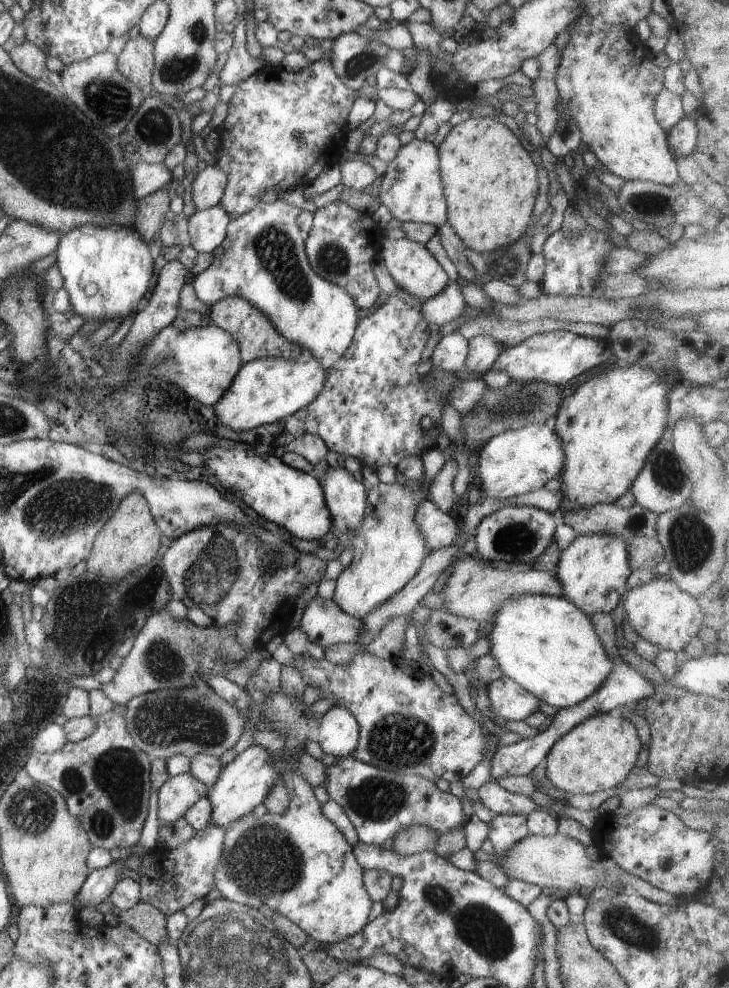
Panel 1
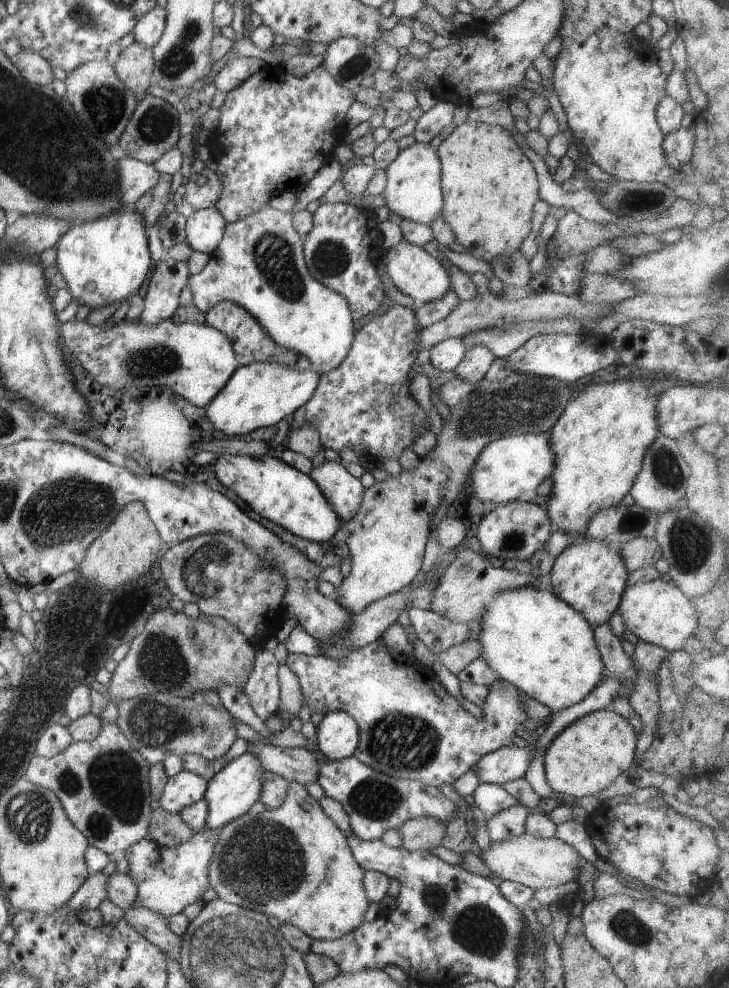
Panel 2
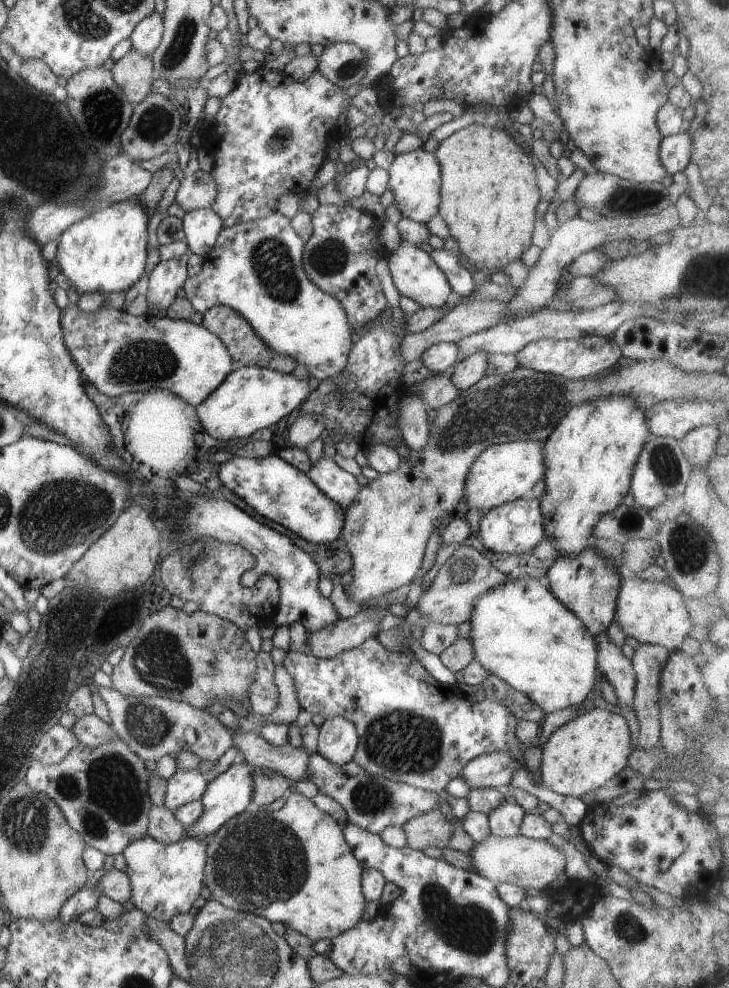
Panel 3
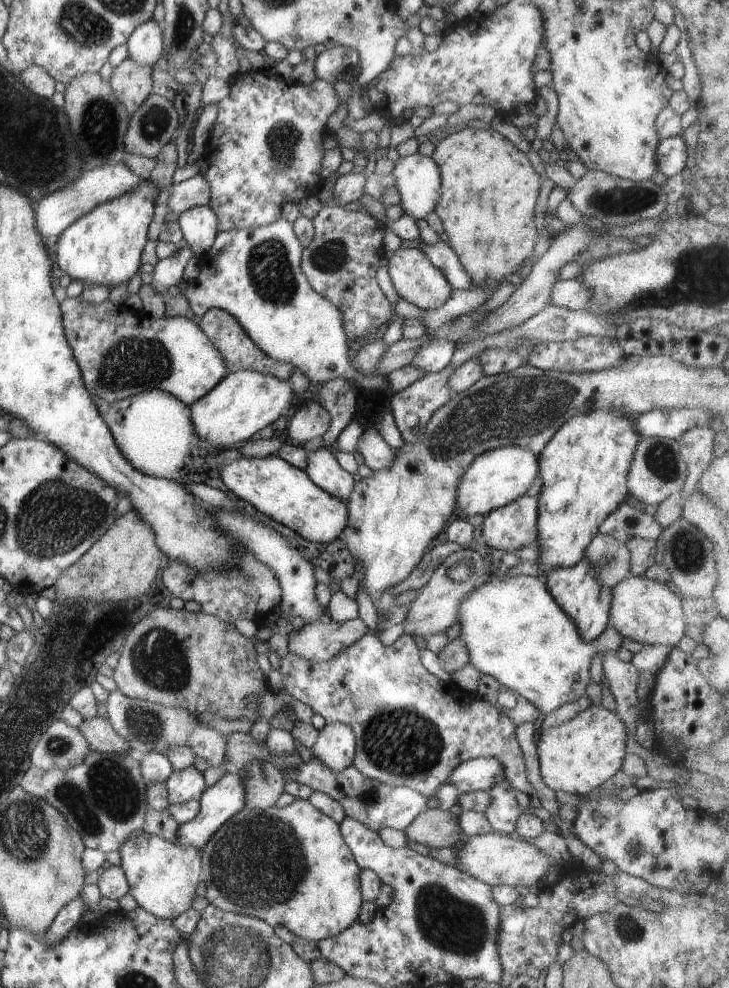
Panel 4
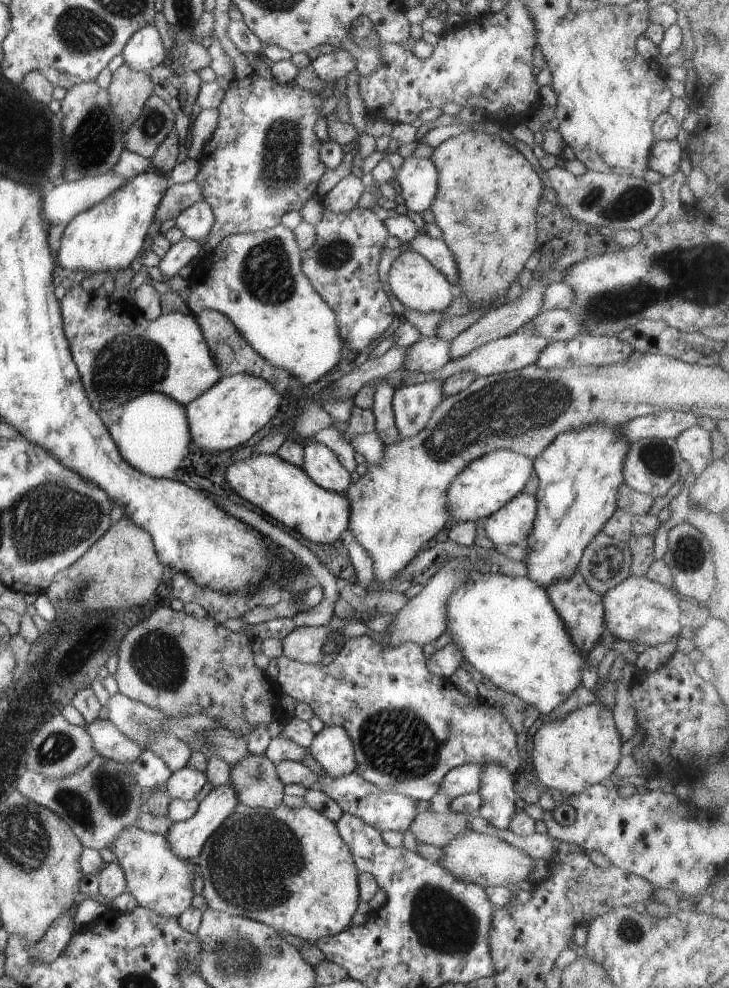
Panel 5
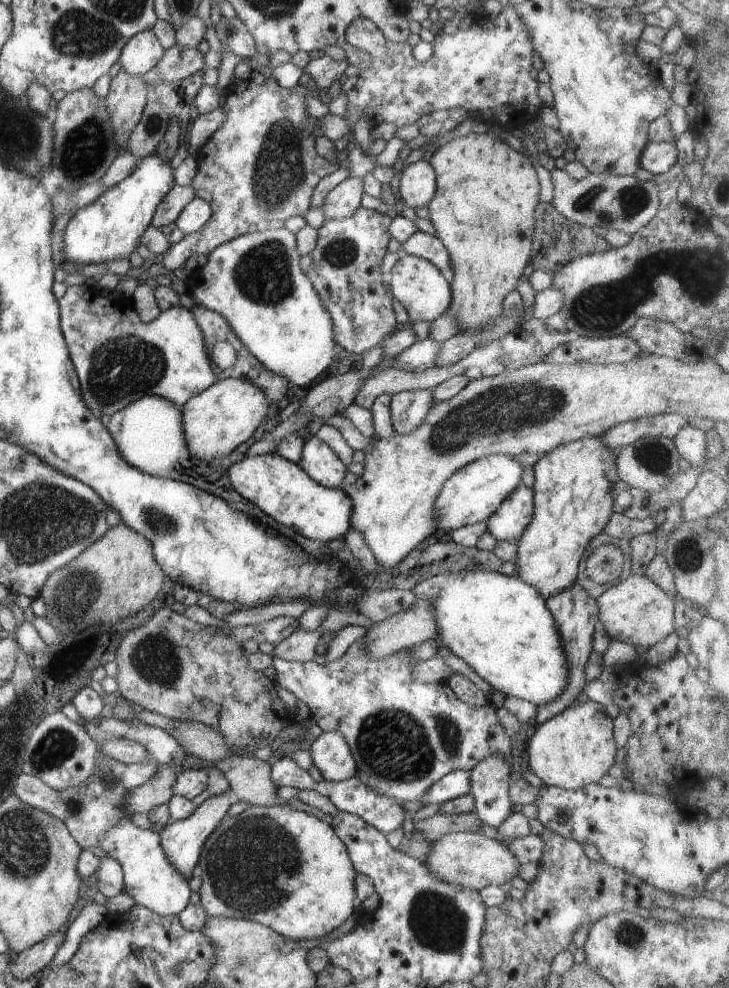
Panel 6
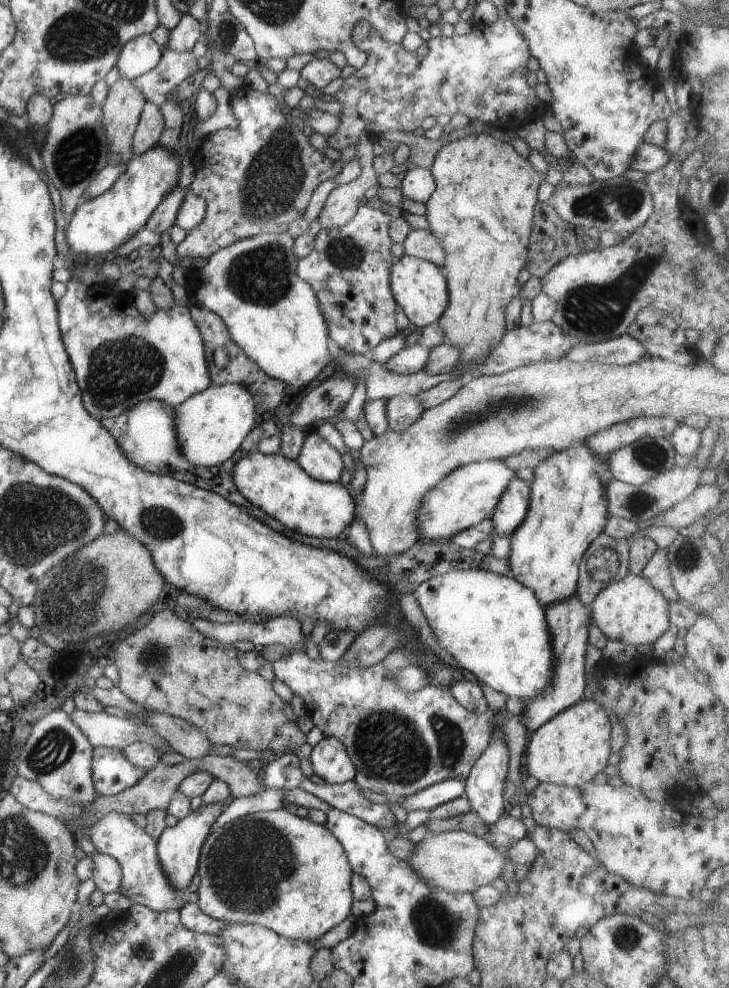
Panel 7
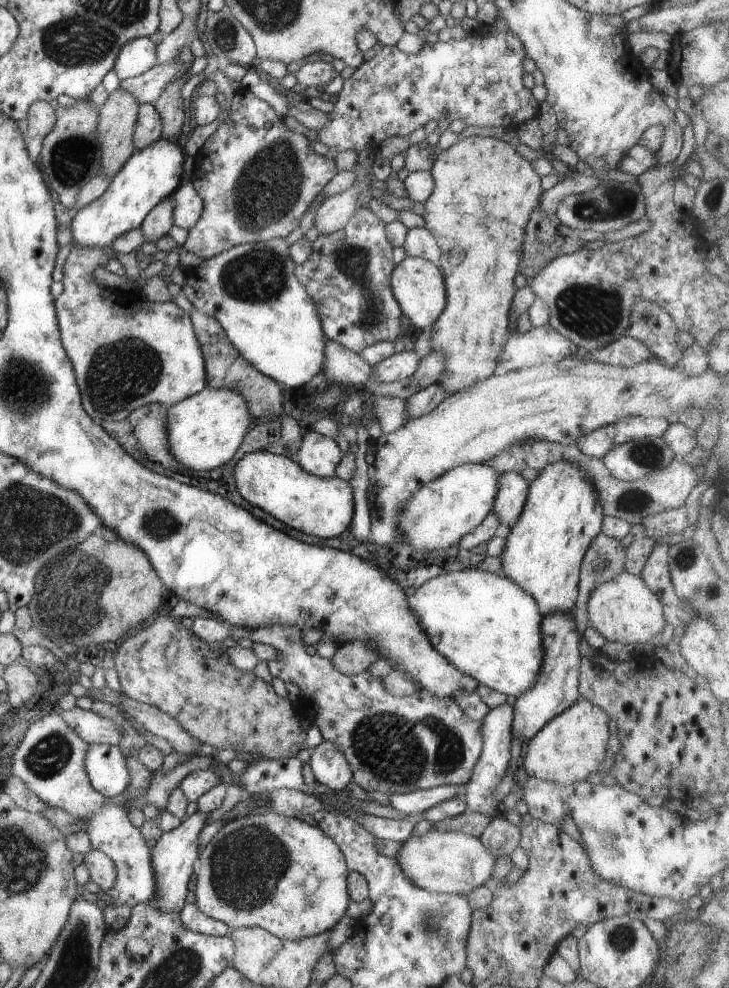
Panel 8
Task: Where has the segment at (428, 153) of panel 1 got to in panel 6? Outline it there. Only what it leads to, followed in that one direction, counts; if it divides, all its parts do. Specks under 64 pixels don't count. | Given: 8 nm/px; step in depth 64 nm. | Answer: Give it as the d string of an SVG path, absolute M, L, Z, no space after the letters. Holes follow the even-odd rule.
M426 160L406 166L397 177L395 191L406 207L418 209L428 207L437 190L436 172Z

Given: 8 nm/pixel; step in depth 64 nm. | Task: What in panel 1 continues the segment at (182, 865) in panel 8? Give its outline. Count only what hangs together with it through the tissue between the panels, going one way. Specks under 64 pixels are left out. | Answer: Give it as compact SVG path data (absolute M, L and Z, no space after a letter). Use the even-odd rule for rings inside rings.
M252 745L244 752L237 754L231 763L222 768L220 778L216 778L216 782L209 787L206 794L206 798L212 804L210 822L216 826L226 826L245 814L254 813L255 807L262 804L270 788L276 784L276 778L281 778L281 775L274 770L272 754L268 749L261 745Z

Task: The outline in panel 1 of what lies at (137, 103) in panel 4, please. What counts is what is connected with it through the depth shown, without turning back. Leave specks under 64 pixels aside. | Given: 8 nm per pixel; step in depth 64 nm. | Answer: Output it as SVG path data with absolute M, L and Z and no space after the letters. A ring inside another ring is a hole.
M136 34L130 41L126 41L116 60L118 72L136 84L145 93L149 93L154 70L154 43L150 38Z

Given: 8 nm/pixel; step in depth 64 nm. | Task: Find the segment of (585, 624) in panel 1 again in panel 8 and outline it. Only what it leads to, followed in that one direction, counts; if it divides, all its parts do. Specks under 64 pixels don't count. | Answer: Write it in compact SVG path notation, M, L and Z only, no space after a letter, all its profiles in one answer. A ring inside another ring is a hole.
M482 569L440 573L417 588L409 597L409 604L436 652L456 666L456 670L474 678L478 684L518 698L536 683L536 674L540 674L544 660L540 634L543 617L530 593L522 590L510 578Z

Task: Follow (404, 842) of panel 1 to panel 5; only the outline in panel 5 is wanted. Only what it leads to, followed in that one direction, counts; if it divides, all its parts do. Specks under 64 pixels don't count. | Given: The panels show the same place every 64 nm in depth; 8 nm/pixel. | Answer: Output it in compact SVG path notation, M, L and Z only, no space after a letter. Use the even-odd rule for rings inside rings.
M427 810L417 814L410 826L417 843L425 843L444 849L455 837L469 832L467 816L454 813L436 813Z

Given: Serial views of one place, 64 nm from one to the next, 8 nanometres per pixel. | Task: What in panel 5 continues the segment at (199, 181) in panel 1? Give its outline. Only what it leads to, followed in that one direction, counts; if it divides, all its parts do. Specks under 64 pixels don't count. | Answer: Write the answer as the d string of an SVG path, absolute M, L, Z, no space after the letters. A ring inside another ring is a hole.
M196 180L168 186L155 213L155 219L164 222L177 218L184 210L203 200L203 191Z

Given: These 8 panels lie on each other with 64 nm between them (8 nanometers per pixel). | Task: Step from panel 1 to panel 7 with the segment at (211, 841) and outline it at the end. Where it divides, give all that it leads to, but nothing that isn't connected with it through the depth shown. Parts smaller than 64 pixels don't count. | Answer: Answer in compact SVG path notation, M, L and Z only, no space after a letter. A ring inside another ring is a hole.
M108 812L99 816L92 826L90 840L97 852L111 856L120 864L122 878L116 892L126 896L133 904L147 906L156 911L180 910L187 903L187 892L176 890L160 866L156 854L157 839L148 836L142 827L136 826L133 817L124 813Z

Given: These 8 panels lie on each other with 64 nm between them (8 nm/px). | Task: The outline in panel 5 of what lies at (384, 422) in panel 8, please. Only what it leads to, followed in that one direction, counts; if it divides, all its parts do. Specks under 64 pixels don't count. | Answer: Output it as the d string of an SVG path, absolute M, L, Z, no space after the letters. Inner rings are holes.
M434 379L395 389L391 408L403 438L413 438L428 425L433 411L444 400L444 379Z

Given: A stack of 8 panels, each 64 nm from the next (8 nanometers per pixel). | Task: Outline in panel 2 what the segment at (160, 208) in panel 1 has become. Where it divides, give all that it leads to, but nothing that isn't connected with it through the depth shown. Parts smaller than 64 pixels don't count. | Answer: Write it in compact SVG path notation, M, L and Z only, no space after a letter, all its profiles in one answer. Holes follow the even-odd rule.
M161 173L154 188L150 188L132 205L136 213L142 216L146 227L152 227L158 222L160 214L166 208L166 203L172 198L170 194L171 182L171 174Z

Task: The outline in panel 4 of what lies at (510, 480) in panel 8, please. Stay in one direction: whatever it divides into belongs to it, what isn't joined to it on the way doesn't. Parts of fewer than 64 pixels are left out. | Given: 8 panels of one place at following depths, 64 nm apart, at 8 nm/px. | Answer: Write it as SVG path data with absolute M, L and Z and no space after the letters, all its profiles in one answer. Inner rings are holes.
M522 495L484 516L482 536L489 548L515 552L538 538L539 499Z

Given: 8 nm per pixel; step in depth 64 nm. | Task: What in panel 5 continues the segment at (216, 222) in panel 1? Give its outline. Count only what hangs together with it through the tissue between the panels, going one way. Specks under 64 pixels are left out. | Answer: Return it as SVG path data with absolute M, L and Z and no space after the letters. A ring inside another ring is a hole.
M204 201L184 210L176 218L176 227L186 239L194 240L204 247L215 224L212 208Z

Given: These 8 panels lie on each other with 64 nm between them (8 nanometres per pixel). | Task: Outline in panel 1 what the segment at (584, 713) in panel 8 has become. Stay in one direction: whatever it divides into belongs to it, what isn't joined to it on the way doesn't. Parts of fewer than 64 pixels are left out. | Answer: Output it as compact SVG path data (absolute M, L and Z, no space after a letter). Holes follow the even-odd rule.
M615 712L592 715L552 745L546 756L546 776L562 792L596 794L620 786L636 766L640 750L642 742L630 719Z

